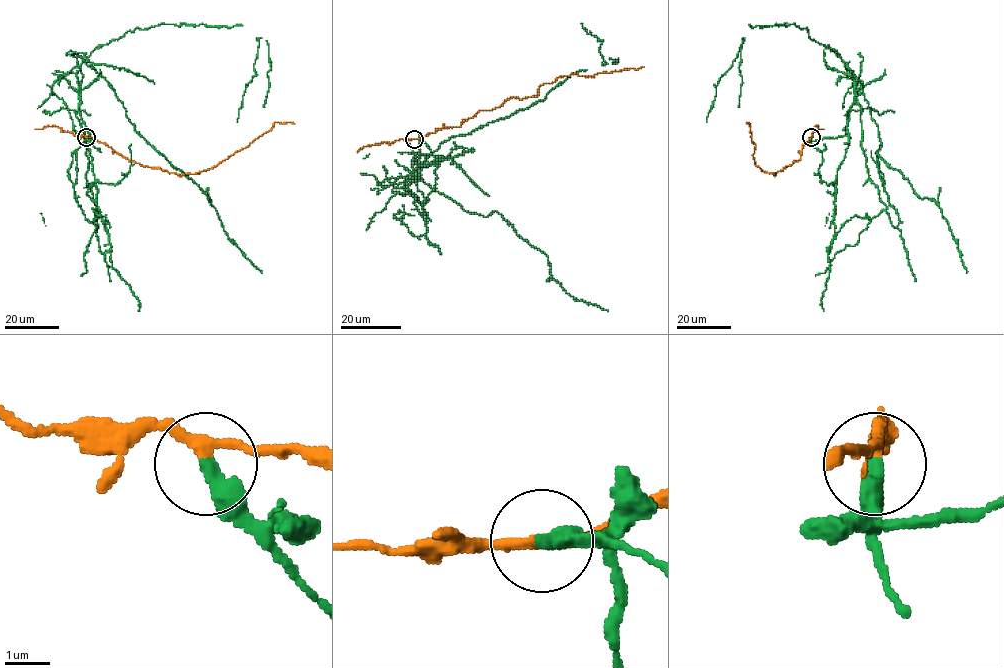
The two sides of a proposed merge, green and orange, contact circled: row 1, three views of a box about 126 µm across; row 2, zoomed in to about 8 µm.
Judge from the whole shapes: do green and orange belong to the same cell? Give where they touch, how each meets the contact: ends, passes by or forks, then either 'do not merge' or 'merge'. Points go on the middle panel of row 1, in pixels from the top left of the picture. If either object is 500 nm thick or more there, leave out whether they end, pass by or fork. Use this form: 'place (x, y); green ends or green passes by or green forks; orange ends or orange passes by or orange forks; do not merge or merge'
place (414, 139); green ends; orange passes by; do not merge

